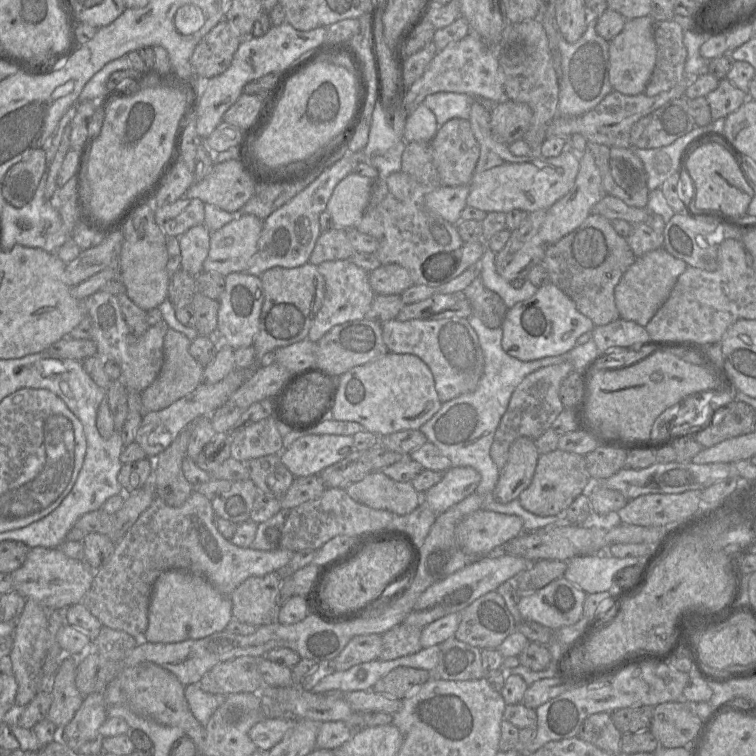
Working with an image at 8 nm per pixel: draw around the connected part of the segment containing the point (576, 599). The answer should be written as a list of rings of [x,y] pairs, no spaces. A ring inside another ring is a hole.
[[[561,577],[541,589],[519,598],[518,609],[525,620],[551,631],[570,626],[582,618],[587,594]]]

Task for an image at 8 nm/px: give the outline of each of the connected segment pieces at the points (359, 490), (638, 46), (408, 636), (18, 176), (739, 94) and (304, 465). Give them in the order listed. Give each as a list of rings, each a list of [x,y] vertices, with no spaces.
[[[381,471],[370,472],[344,490],[358,503],[399,516],[411,513],[421,503],[421,494],[416,492],[411,482],[395,481]]]
[[[648,16],[626,20],[622,31],[609,41],[609,82],[624,95],[638,95],[651,78],[656,62],[655,21]]]
[[[401,623],[382,634],[382,651],[378,659],[388,661],[417,653],[422,648],[421,630]]]
[[[44,148],[32,151],[20,162],[14,164],[1,181],[1,190],[6,202],[16,208],[29,203],[46,170]]]
[[[721,79],[718,87],[709,92],[706,100],[710,106],[713,123],[719,125],[728,114],[737,110],[749,97],[728,79]]]
[[[305,435],[279,454],[281,462],[297,477],[319,475],[325,468],[339,462],[354,449],[348,435]]]

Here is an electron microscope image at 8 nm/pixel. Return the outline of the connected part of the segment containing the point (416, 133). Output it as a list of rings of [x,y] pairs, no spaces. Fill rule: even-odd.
[[[422,102],[407,116],[403,139],[406,143],[430,143],[438,128],[434,113]]]

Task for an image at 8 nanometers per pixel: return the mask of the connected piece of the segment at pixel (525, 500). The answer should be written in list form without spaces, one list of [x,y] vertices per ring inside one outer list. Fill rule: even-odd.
[[[557,449],[539,456],[532,482],[518,500],[522,508],[534,515],[561,516],[577,496],[587,493],[591,485],[585,456]]]

